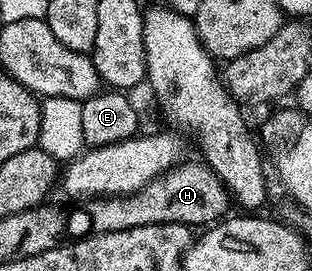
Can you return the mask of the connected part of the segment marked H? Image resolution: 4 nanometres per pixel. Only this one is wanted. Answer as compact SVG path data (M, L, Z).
M186 159L181 163L175 163L171 169L165 169L159 177L154 177L135 193L87 200L86 209L78 209L70 217L73 236L80 238L91 233L111 233L164 223L209 227L223 220L232 209L230 193L226 184L216 175L216 171L212 171L210 166L201 160L198 161Z

